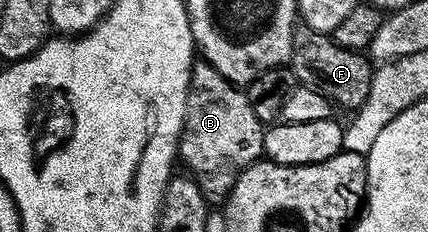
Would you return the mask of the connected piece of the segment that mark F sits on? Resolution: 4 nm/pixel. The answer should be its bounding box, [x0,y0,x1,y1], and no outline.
[288,27,371,111]

